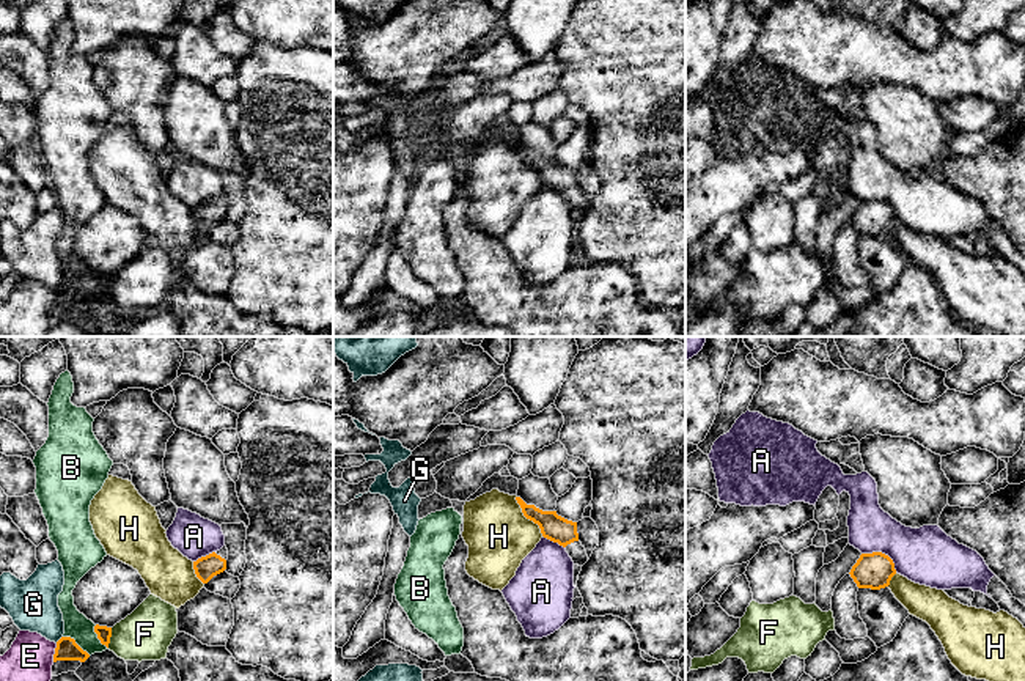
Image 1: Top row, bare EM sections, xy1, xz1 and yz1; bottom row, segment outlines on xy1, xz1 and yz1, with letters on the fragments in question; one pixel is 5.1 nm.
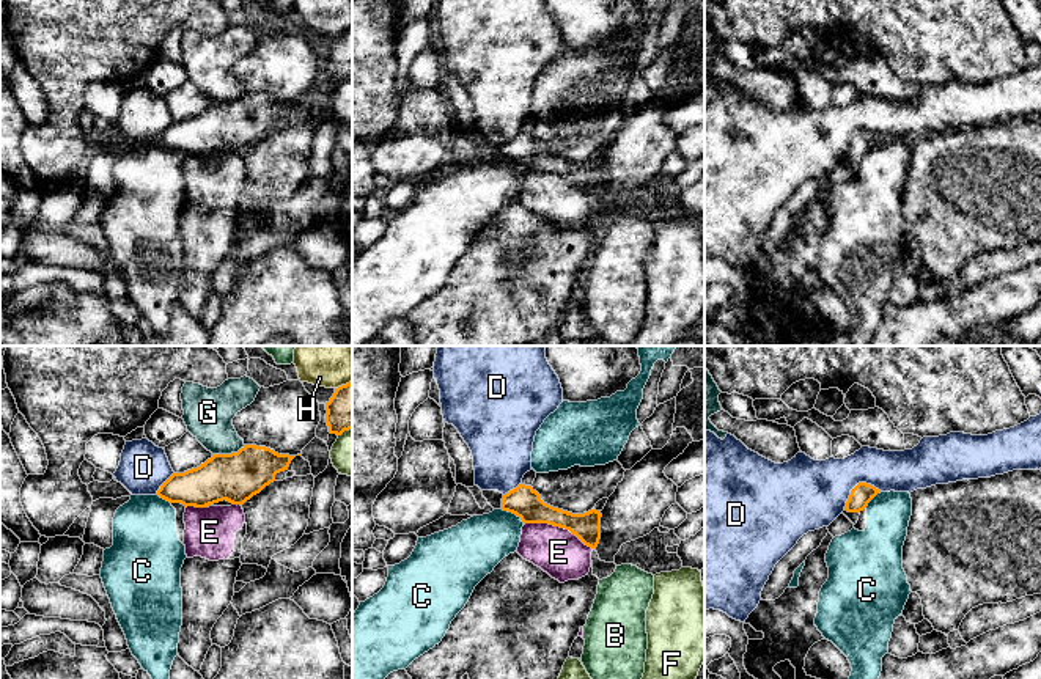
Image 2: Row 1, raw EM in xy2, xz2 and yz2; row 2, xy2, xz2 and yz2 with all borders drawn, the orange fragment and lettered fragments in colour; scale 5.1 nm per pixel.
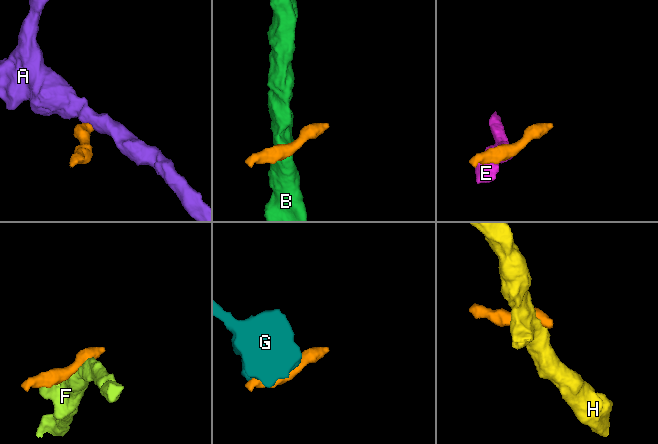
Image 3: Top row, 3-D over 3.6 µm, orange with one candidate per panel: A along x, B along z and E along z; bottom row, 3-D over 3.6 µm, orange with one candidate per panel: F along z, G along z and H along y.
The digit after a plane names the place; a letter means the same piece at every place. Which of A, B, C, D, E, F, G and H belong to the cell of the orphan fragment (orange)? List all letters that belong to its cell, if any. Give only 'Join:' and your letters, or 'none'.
Join: none

